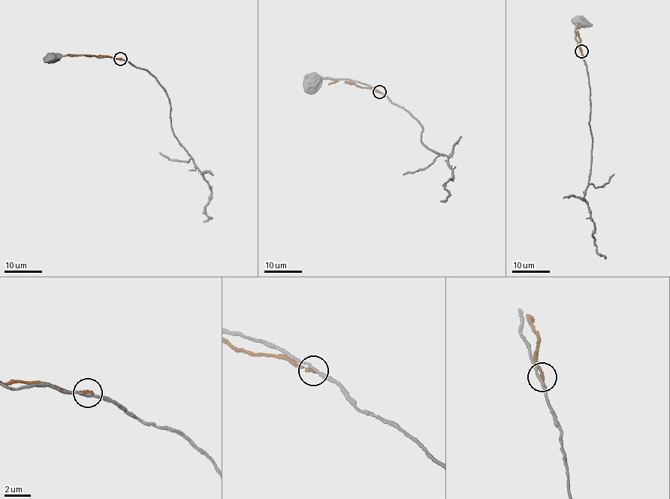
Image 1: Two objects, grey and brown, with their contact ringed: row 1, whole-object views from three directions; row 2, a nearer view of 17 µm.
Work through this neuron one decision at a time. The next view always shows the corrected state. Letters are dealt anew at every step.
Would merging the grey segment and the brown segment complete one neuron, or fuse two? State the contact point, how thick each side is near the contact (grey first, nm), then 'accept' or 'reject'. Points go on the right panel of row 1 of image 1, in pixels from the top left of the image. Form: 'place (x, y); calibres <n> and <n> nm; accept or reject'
place (581, 51); calibres 170 and 200 nm; reject

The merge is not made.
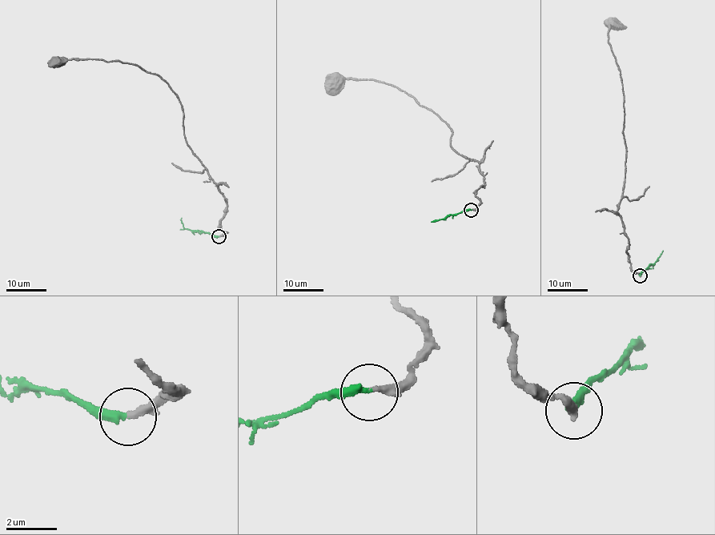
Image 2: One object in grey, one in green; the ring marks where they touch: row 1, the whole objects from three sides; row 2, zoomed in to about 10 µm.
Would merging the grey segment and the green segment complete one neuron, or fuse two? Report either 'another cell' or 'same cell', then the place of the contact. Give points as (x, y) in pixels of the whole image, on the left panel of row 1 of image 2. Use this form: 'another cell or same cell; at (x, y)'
same cell; at (218, 236)

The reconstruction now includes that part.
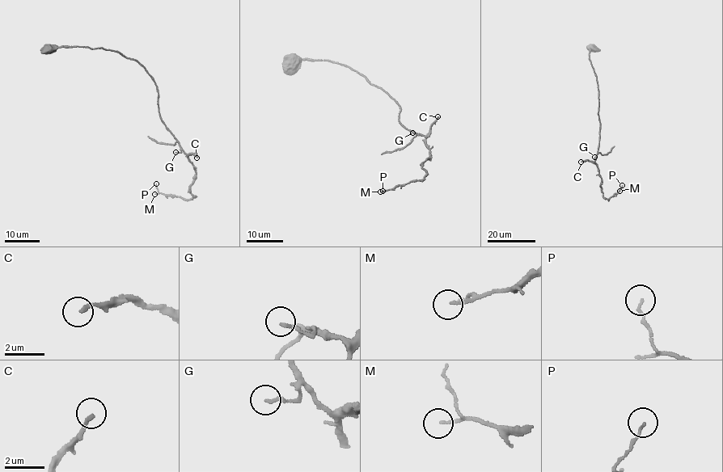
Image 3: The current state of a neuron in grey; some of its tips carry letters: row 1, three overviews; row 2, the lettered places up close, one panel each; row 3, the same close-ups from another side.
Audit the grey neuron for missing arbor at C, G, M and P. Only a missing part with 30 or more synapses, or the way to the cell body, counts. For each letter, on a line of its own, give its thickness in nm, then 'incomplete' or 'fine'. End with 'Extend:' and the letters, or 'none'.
C: 150 nm thick; incomplete
G: 150 nm thick; fine
M: 110 nm thick; fine
P: 100 nm thick; fine
Extend: C

